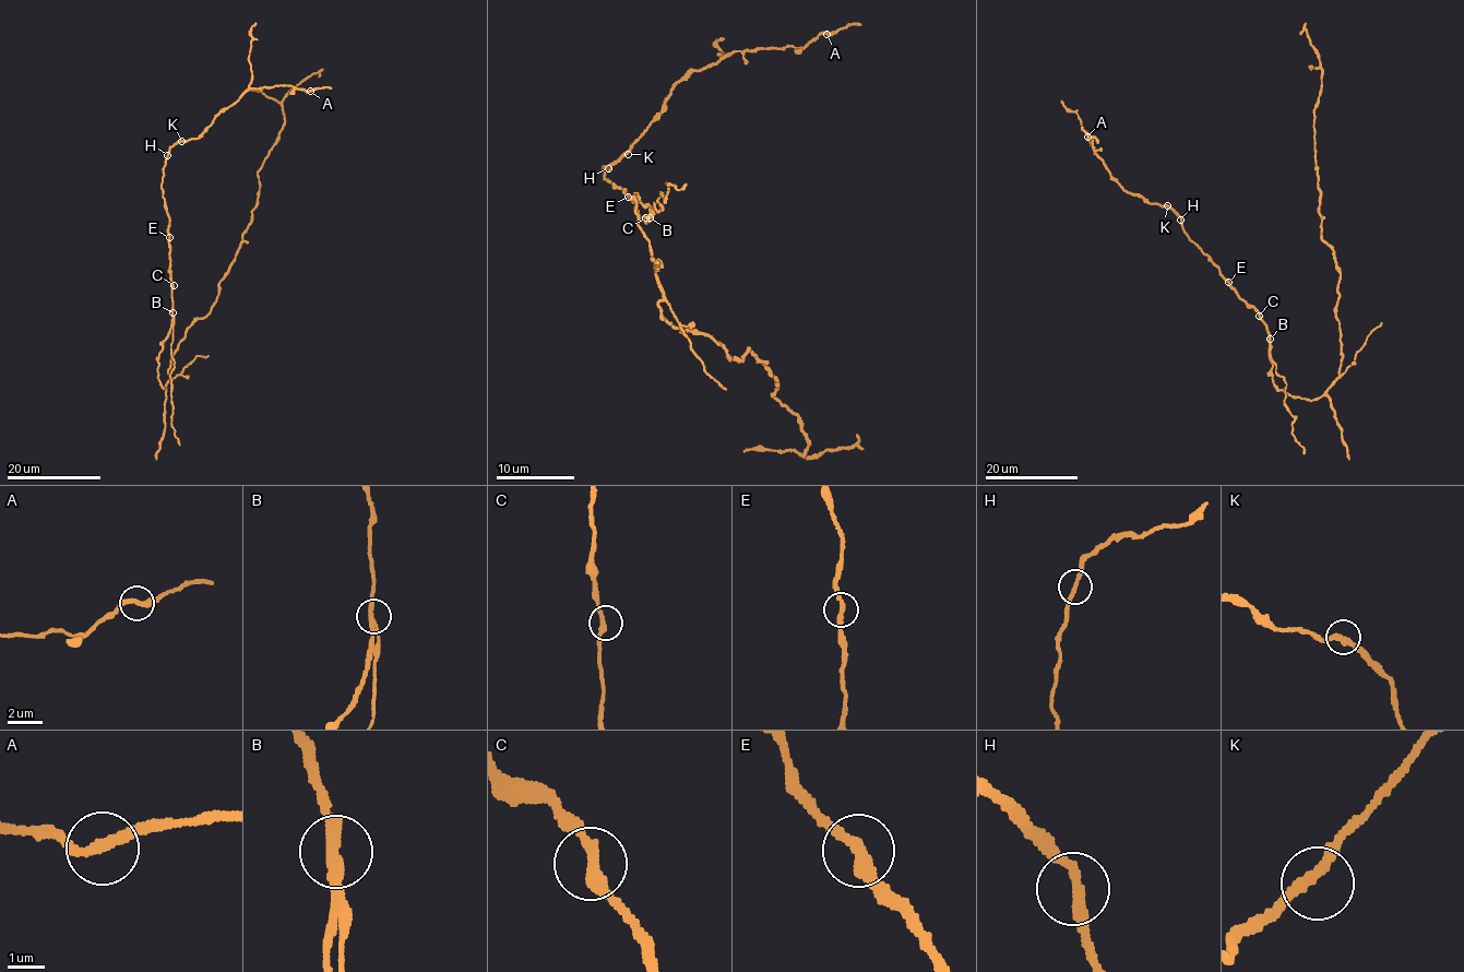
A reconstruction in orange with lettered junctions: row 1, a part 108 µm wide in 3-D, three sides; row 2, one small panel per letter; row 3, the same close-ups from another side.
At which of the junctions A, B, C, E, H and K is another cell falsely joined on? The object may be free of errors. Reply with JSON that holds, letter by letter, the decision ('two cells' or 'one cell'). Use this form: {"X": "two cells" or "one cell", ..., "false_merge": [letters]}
{"A": "one cell", "B": "two cells", "C": "one cell", "E": "one cell", "H": "one cell", "K": "one cell", "false_merge": ["B"]}

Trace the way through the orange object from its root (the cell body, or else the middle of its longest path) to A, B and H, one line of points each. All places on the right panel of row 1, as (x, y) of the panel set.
A: (1292, 396), (1272, 378), (1260, 312), (1169, 208), (1123, 190), (1087, 137)
B: (1292, 396), (1277, 389), (1272, 378), (1270, 339)
H: (1292, 396), (1277, 389), (1272, 378), (1270, 333), (1260, 312), (1240, 297), (1212, 259), (1191, 240), (1180, 220)

